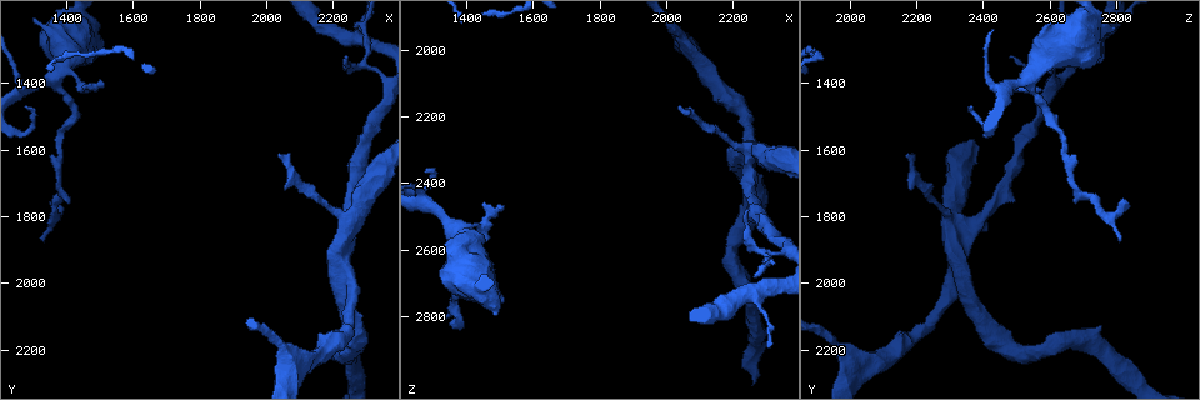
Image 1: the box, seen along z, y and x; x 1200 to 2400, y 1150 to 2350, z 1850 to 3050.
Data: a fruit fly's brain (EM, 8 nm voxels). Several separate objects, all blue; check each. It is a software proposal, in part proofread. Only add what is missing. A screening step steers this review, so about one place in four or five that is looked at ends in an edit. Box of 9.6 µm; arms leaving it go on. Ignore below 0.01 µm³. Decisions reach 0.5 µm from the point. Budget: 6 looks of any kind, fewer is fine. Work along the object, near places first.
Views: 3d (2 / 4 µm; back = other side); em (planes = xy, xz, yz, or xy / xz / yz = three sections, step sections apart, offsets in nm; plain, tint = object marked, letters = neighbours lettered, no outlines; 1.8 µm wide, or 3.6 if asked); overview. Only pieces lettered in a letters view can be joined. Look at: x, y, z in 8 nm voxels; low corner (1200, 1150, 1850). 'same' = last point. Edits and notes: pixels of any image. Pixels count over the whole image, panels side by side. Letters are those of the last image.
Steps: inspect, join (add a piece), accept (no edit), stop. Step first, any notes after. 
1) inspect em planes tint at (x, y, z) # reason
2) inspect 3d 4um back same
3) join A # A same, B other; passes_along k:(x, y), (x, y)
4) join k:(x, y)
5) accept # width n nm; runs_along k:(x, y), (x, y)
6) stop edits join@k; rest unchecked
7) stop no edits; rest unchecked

inspect 3d 4um at (1510, 1410, 2480) # an open end

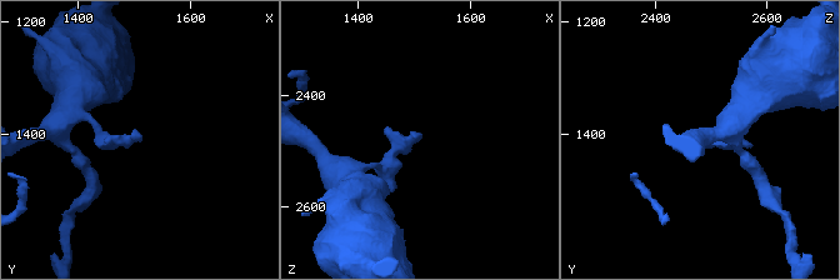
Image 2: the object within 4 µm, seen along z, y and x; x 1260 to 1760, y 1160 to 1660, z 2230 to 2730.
inspect em planes letters at (1515, 1405, 2475)

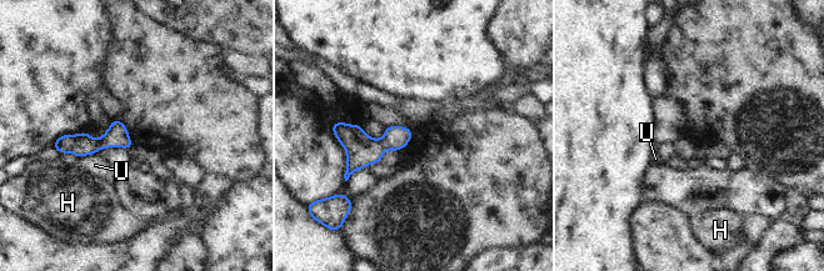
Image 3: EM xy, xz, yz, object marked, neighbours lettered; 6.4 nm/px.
accept # longest_contact U 120 nm; H other, U other; border 3:(95, 152), (78, 157); none of them fits

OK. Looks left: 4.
inspect 3d 2um at (1270, 1480, 2370) # tapers out

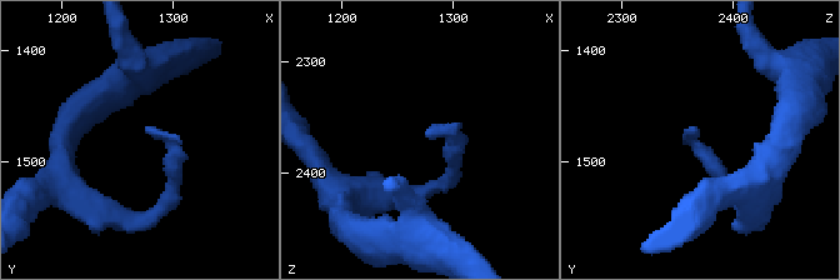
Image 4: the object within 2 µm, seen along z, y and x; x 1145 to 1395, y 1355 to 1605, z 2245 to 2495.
inspect em xz step 4 tint at (1276, 1472, 2370)

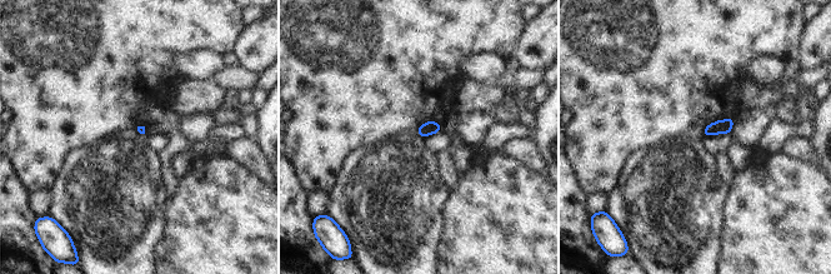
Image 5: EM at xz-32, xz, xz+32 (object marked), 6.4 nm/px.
inspect em xz step 4 letters same

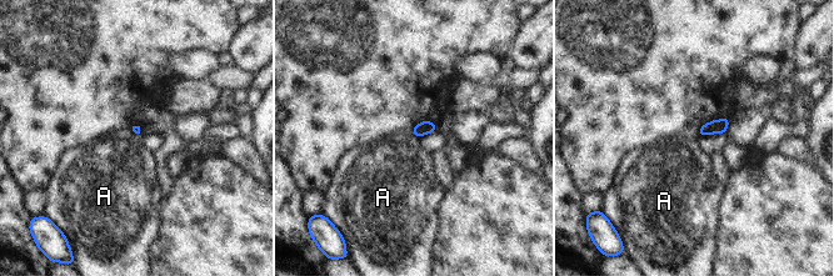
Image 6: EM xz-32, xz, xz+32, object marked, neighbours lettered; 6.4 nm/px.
accept # A other; border 6:(411, 133), (419, 138); no lettered piece goes on from it

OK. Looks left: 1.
stop no edits; rest unchecked

